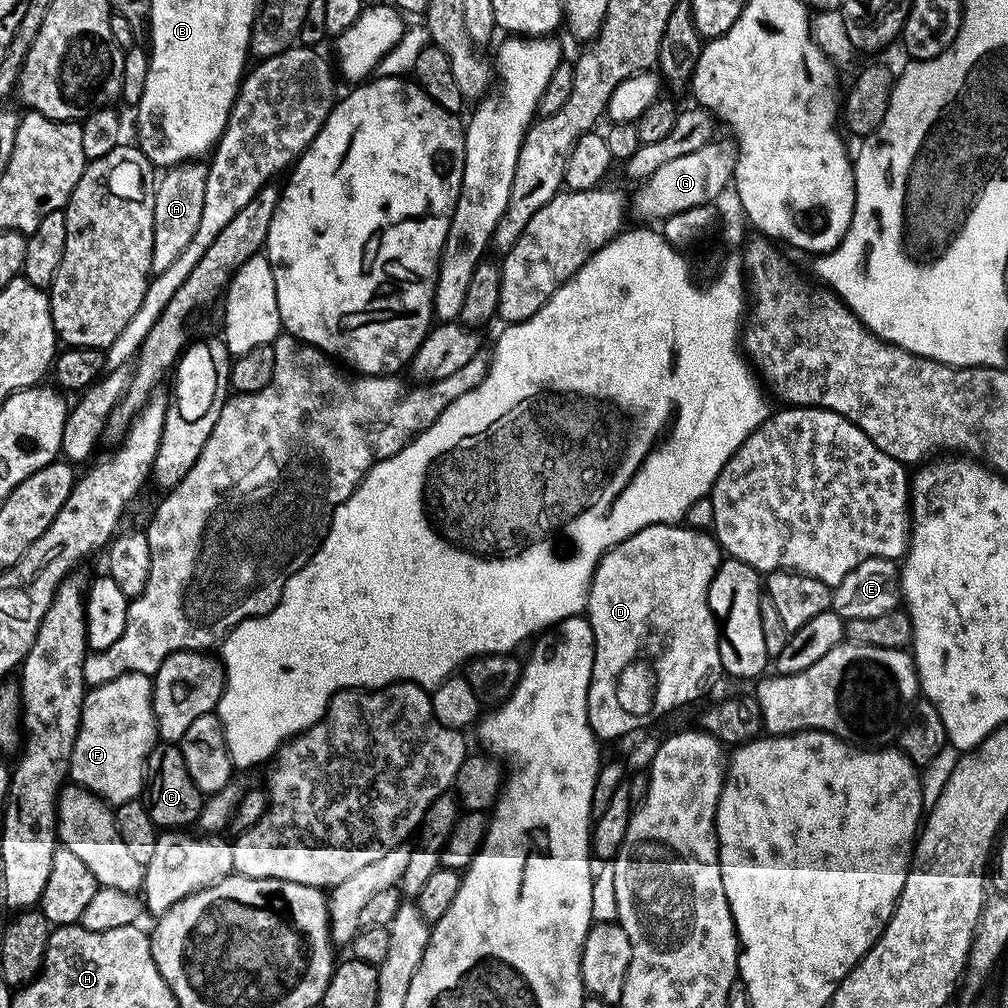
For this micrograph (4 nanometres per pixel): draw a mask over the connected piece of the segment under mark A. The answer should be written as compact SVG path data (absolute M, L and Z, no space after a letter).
M185 162L167 169L157 179L154 194L153 273L167 270L178 259L178 254L182 254L182 250L190 246L194 230L198 230L198 222L202 222L202 198L206 198L207 173L207 163Z

